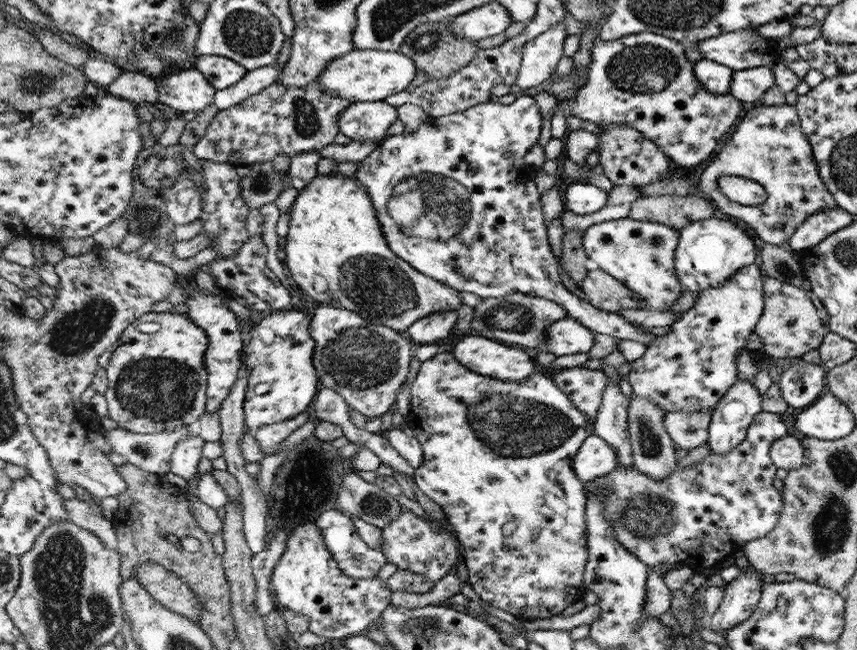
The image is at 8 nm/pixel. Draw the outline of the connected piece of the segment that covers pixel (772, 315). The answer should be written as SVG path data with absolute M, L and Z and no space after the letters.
M768 277L764 280L764 296L767 306L759 320L755 333L763 339L761 355L764 358L778 359L801 357L811 350L817 350L823 337L829 333L826 322L818 317L818 310L802 287Z

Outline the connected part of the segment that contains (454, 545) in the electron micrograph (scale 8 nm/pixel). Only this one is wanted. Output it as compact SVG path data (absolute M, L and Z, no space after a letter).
M410 510L400 511L398 518L381 529L381 551L387 557L387 562L397 566L399 570L411 570L420 576L423 574L436 583L458 566L459 544L455 535L446 531L446 527L438 523L438 519L432 517L427 521Z

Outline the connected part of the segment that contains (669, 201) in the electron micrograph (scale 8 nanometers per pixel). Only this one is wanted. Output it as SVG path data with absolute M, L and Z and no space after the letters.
M661 195L639 197L632 207L628 218L650 220L658 224L668 224L672 228L683 229L691 222L709 219L719 215L712 200L703 196Z

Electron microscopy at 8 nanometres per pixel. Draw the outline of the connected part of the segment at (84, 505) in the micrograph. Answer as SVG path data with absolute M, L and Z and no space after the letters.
M74 498L68 500L68 512L72 512L73 523L80 524L90 532L96 532L96 536L100 536L100 540L104 540L108 548L117 550L118 540L114 521L105 519L100 513L100 508L90 507L88 502Z

